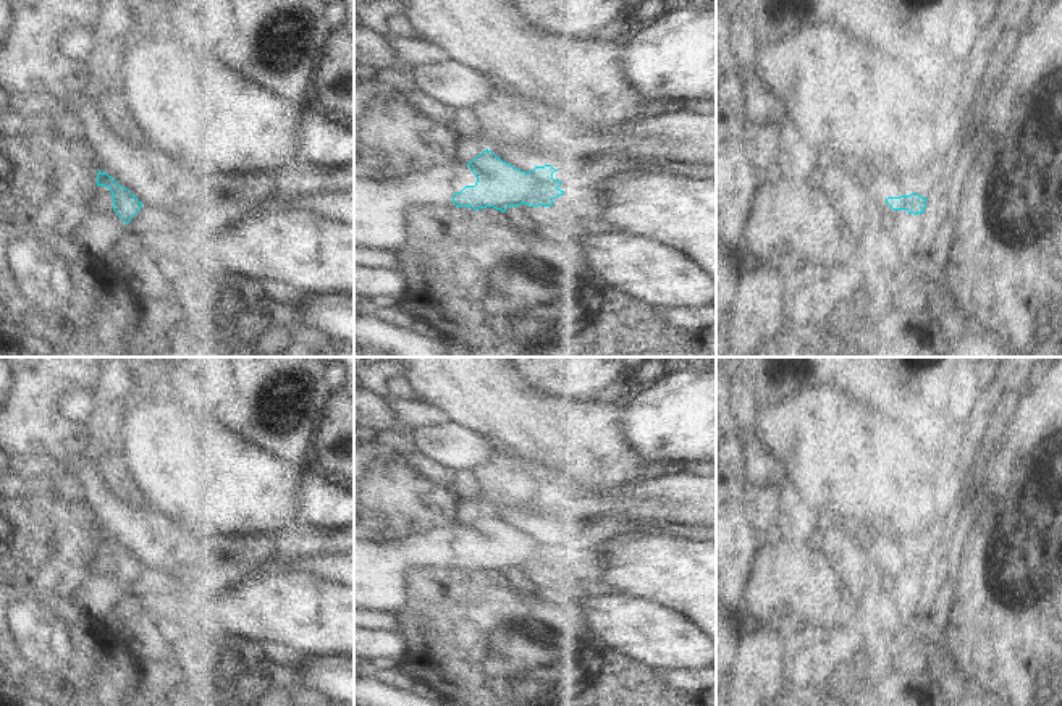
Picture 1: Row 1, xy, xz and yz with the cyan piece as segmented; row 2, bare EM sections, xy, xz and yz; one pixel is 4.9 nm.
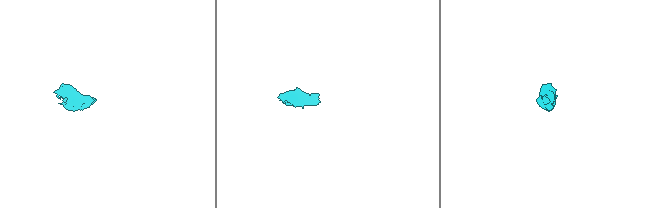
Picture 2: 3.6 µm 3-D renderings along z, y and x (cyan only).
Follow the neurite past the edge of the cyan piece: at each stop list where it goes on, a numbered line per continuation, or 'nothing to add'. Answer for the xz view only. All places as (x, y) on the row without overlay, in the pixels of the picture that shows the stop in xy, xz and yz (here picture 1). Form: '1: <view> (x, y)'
1: xz (380, 564)

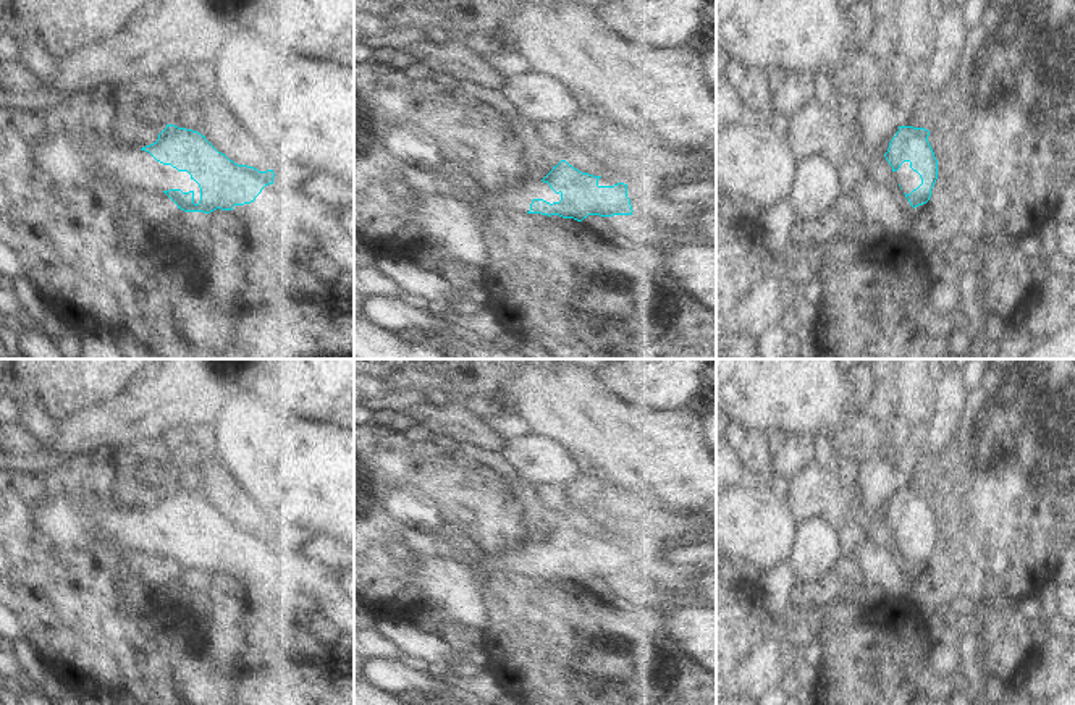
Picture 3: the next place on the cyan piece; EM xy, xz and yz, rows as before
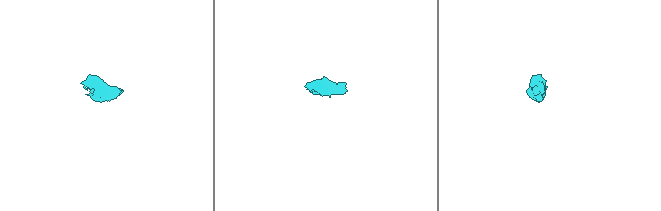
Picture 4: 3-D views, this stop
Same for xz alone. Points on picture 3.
1: xz (521, 560)

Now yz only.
1: yz (909, 542)

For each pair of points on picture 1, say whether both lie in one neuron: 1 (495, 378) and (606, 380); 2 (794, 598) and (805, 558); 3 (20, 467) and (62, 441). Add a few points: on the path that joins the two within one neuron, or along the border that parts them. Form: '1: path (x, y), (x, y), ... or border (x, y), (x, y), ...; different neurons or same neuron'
1: border (516, 374), (537, 390), (555, 396); different neurons
2: path (794, 588), (805, 567); same neuron
3: path (29, 467), (36, 467), (52, 451); same neuron

